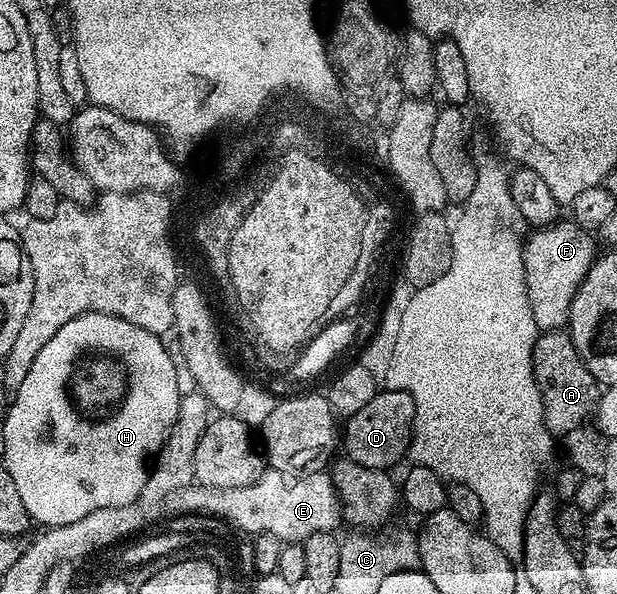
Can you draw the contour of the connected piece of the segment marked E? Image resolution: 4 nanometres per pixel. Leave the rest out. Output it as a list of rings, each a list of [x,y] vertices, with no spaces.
[[[265,470],[251,486],[234,488],[208,488],[194,482],[174,492],[164,501],[163,508],[169,512],[220,517],[246,534],[266,532],[275,534],[282,542],[304,542],[311,534],[334,531],[343,520],[332,475],[325,470],[296,478]]]

